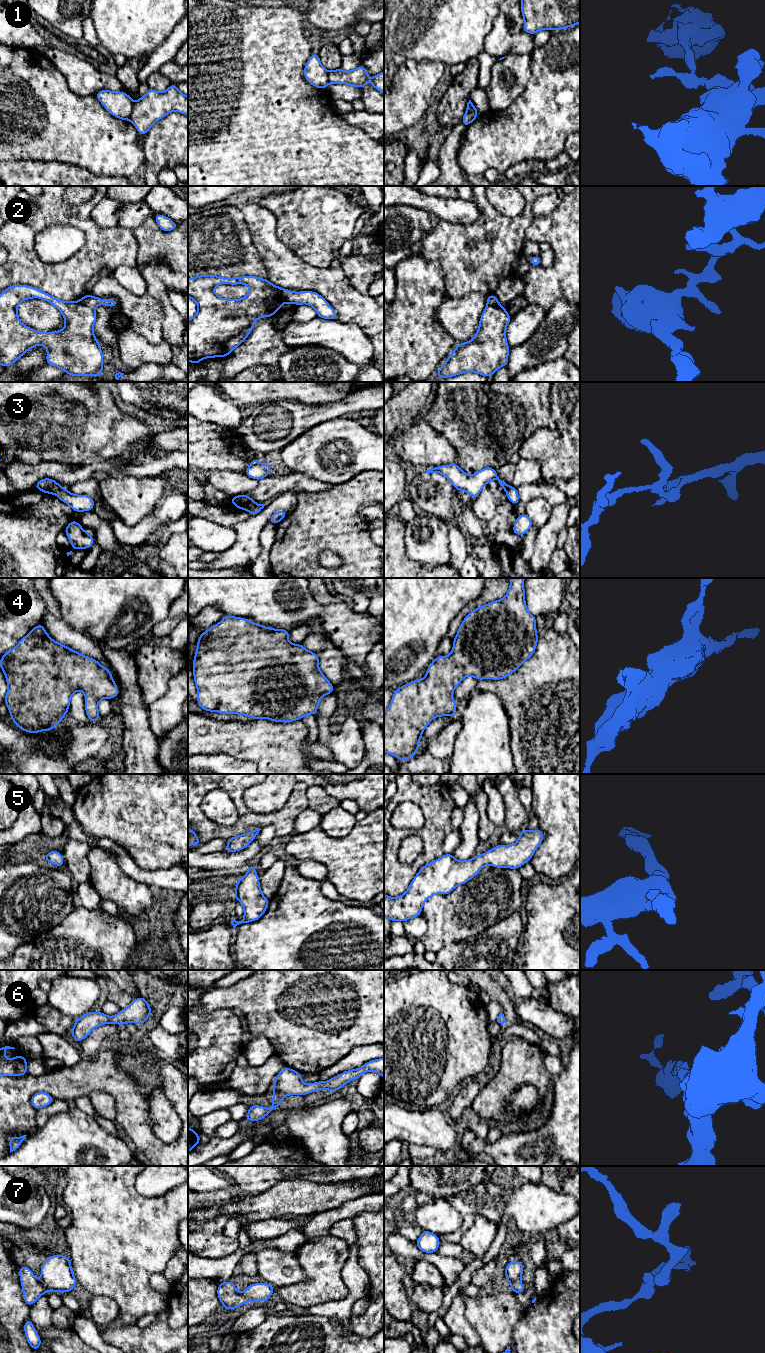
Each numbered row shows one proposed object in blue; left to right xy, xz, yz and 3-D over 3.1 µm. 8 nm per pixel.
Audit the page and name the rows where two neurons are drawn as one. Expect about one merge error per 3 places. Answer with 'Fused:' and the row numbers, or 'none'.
Fused: 1, 2, 3

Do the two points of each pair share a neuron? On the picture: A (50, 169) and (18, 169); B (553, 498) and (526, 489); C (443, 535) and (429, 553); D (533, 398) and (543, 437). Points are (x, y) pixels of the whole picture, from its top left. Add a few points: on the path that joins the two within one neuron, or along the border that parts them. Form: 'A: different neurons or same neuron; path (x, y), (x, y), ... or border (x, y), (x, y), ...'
A: same neuron; path (42, 169), (26, 169)
B: same neuron; path (546, 491), (533, 490)
C: same neuron; path (439, 539), (430, 549)
D: different neurons; border (551, 406), (556, 426), (538, 428), (522, 442)

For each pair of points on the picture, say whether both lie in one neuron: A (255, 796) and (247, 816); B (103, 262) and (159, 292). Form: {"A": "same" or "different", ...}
{"A": "different", "B": "different"}

